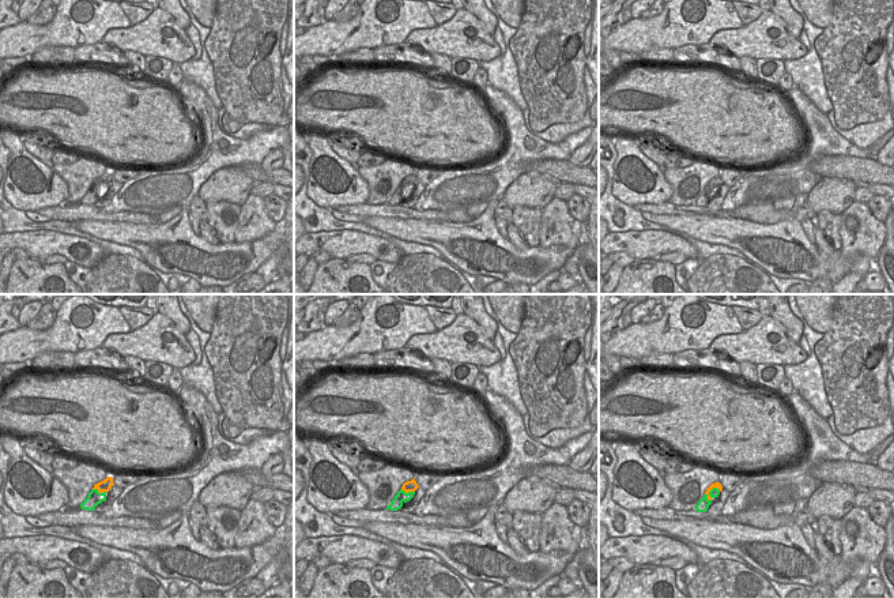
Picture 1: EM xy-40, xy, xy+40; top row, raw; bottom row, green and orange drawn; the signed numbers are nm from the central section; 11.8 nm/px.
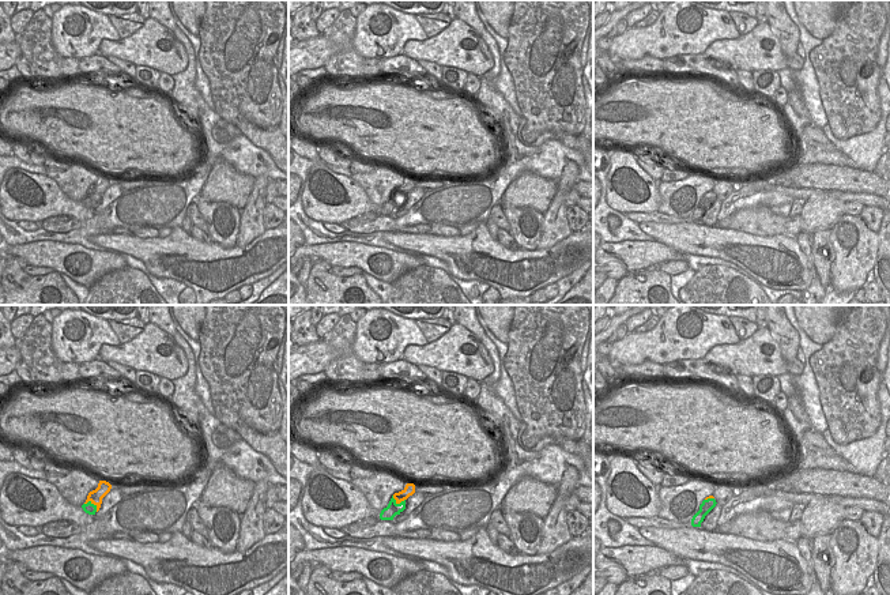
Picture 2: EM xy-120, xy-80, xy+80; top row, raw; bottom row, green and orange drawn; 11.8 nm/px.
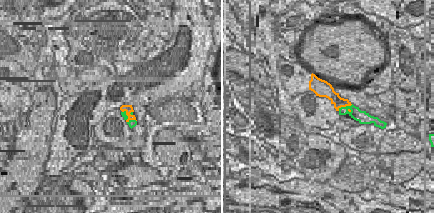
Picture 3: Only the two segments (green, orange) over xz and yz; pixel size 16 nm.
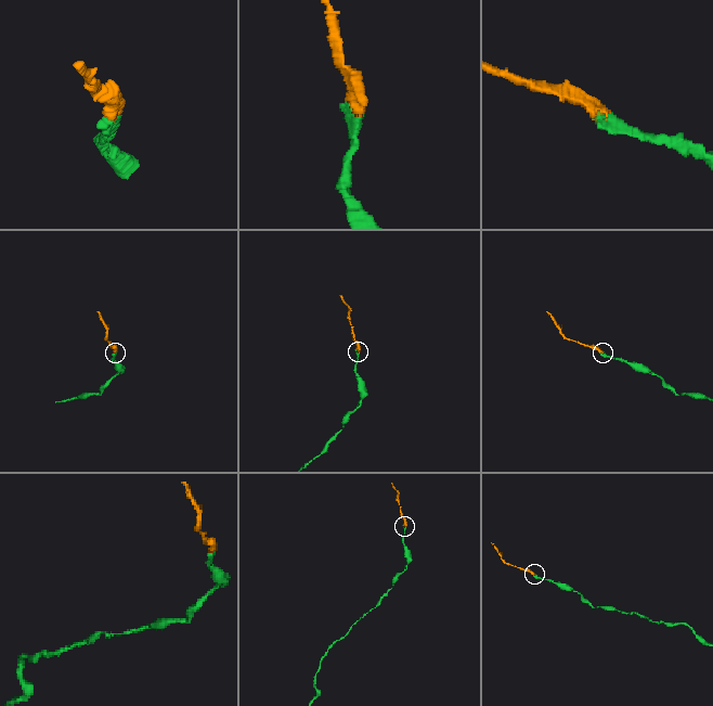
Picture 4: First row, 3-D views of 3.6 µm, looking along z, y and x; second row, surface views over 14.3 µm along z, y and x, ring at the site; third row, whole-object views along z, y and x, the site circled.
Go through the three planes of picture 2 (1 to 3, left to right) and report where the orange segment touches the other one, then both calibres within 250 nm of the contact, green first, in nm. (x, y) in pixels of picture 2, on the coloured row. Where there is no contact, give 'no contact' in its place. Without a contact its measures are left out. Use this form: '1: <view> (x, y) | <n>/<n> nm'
1: xy-120 (93, 504) | 130/160 nm
2: xy-80 (398, 504) | 160/130 nm
3: xy+80 (709, 499) | 140/30 nm

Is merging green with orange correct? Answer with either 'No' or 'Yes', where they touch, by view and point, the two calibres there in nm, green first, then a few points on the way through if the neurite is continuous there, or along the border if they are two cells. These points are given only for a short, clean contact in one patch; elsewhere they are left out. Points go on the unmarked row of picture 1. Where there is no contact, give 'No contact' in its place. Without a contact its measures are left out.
Yes. Touches green at xy-40 (98, 187). Thickness 170 nm (green) against 140 nm. Path across: xy-40 (94, 192), (98, 187), (105, 180).

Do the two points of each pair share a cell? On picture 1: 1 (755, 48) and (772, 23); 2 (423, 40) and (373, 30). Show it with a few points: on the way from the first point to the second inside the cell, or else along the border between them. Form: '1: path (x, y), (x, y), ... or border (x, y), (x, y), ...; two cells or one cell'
1: path (759, 41), (765, 36), (765, 29); one cell
2: border (436, 25), (427, 29), (414, 29), (403, 41); two cells

